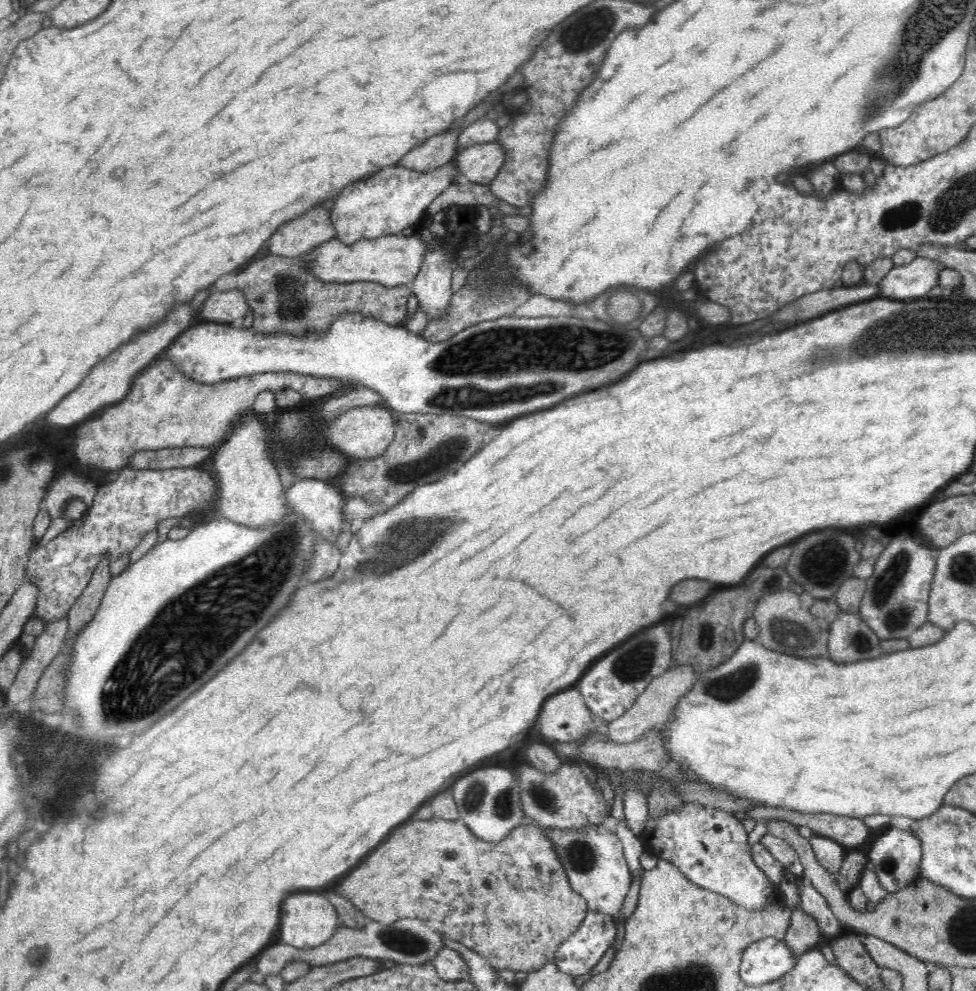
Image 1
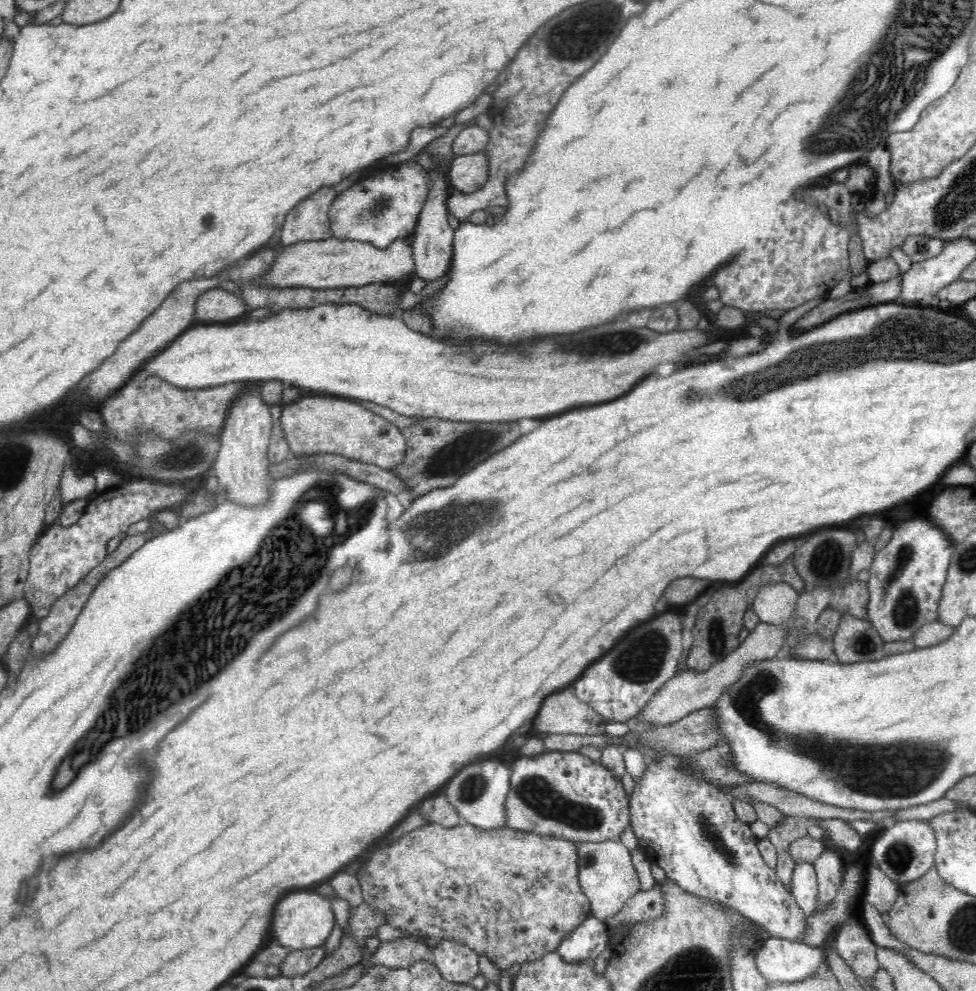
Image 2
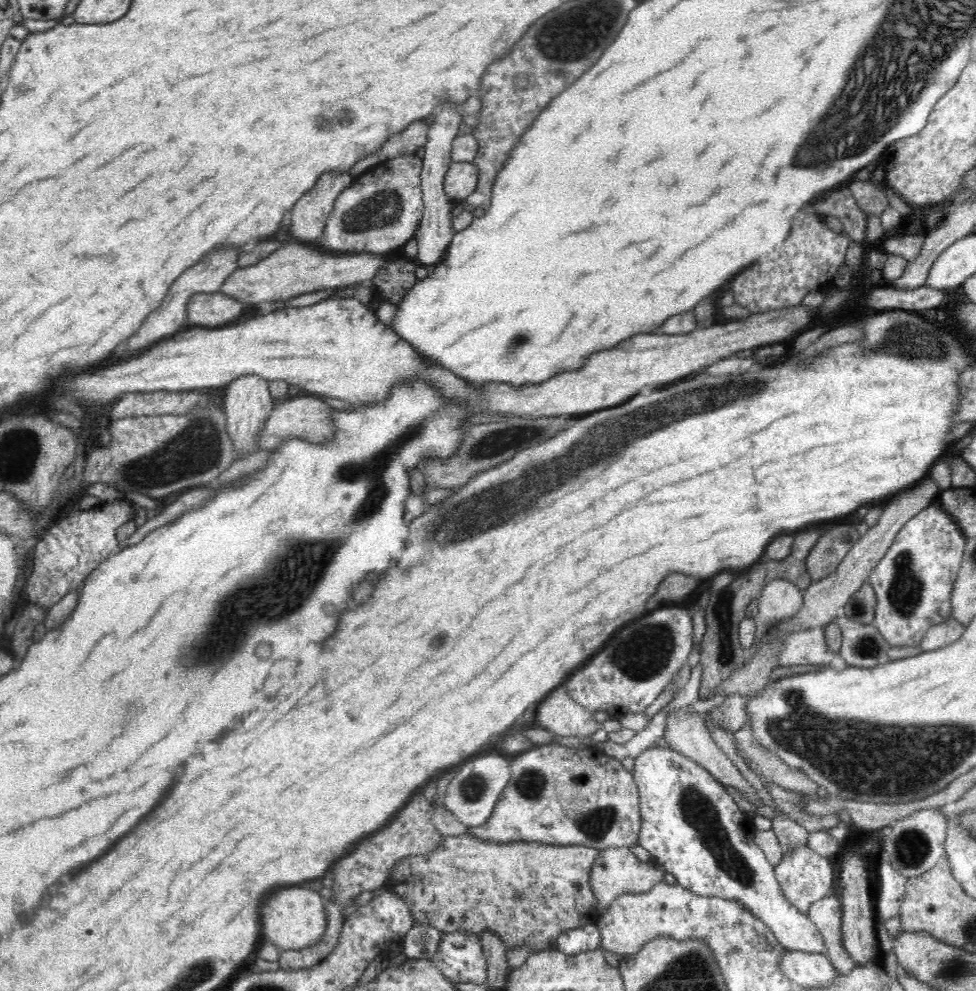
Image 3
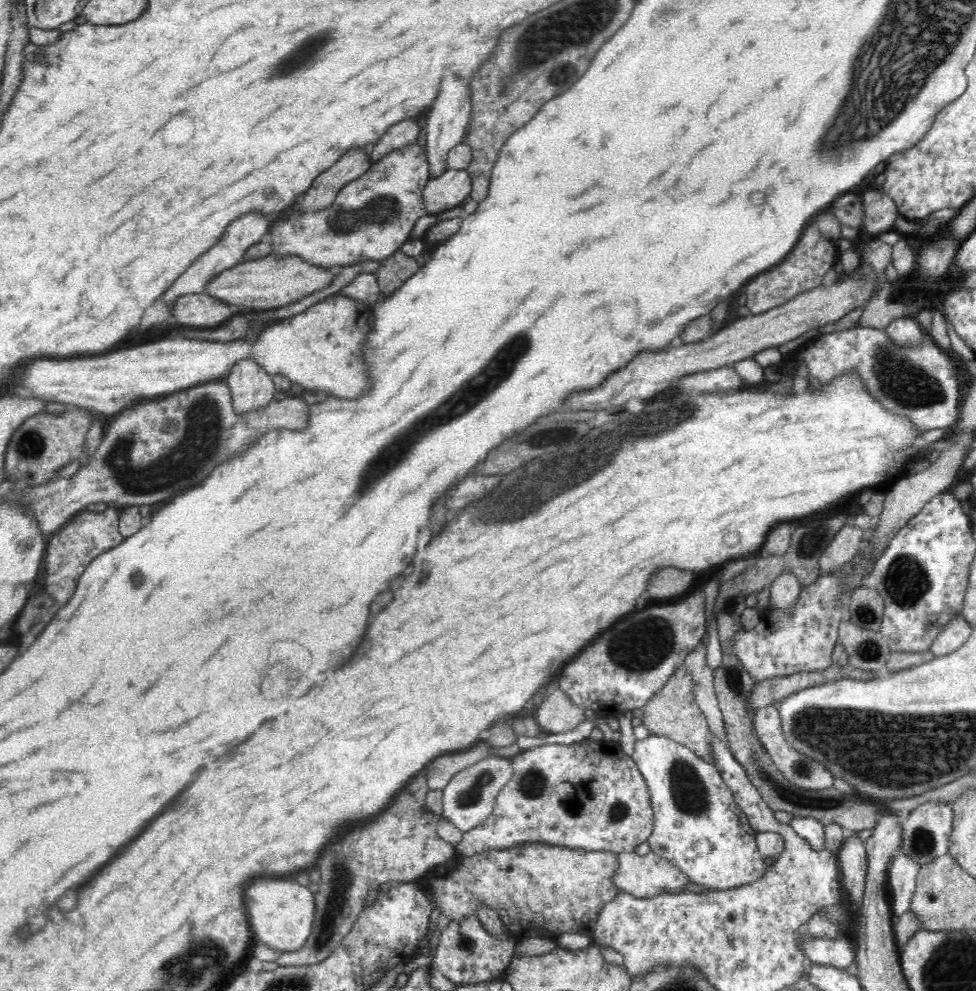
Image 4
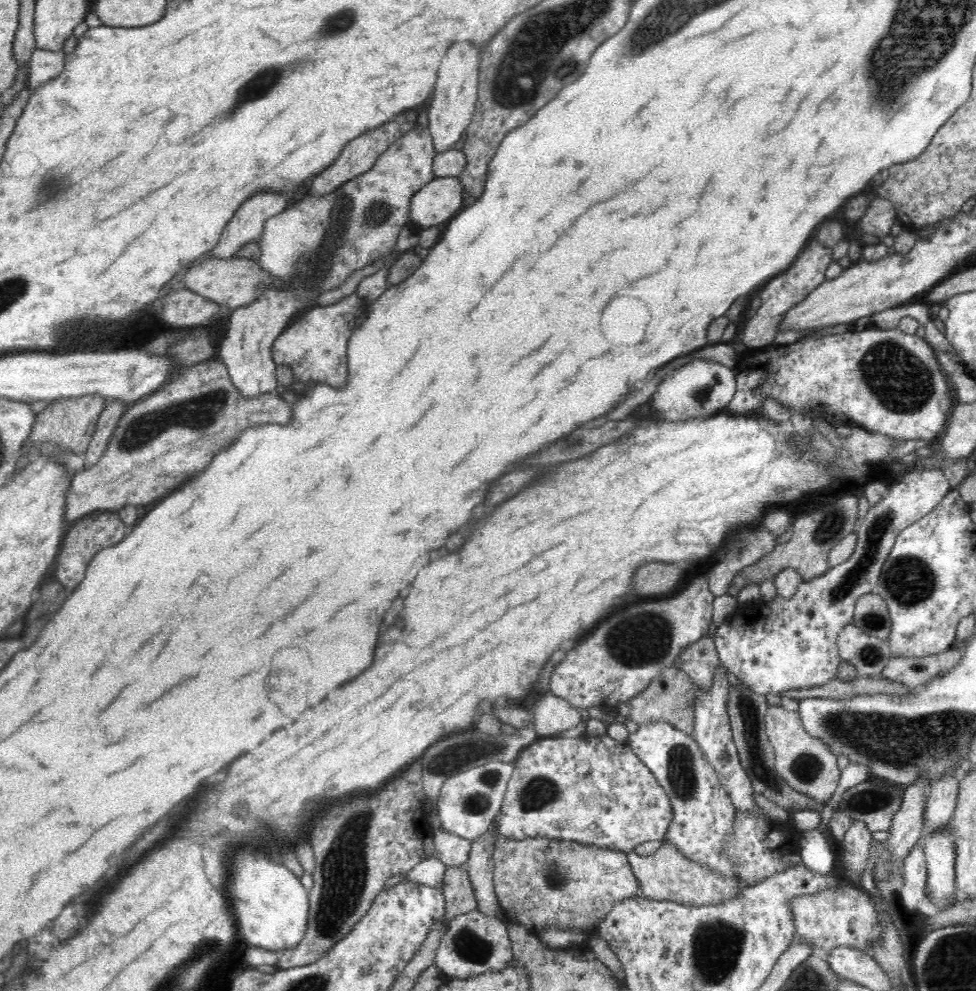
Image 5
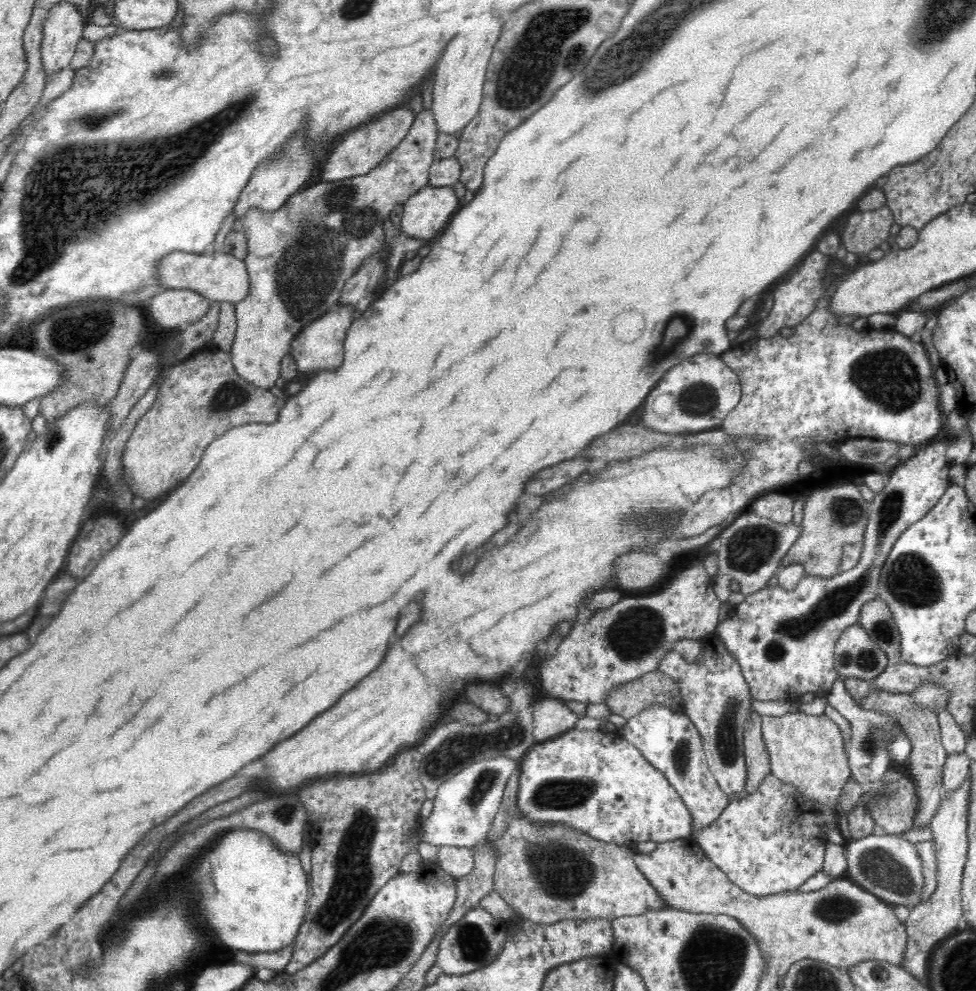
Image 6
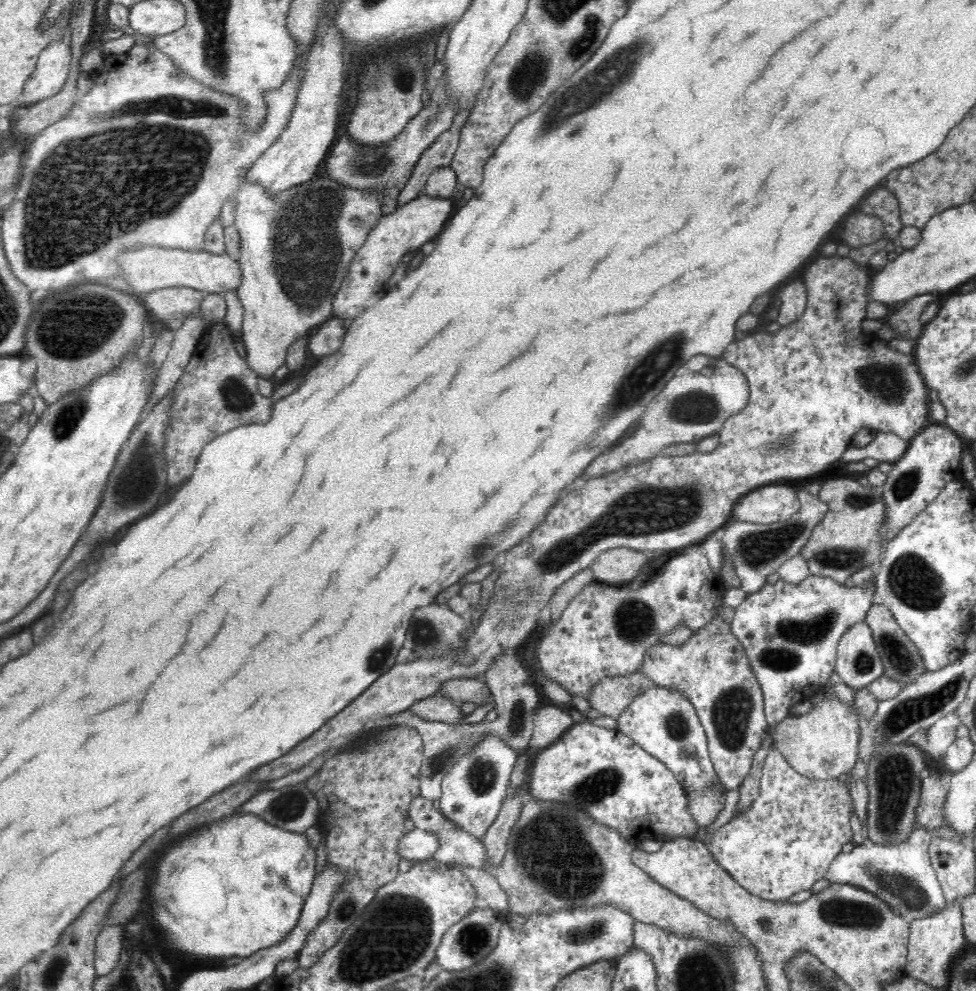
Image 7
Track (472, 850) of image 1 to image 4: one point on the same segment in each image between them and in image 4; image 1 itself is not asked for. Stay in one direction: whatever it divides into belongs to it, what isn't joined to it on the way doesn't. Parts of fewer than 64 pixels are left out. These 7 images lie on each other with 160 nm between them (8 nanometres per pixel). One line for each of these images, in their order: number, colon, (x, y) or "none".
2: (512, 896)
3: (529, 893)
4: (538, 890)

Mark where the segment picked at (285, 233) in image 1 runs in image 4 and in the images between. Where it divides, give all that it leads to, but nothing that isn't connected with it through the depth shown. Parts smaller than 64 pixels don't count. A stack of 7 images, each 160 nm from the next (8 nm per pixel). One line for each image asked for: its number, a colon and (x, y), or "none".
2: (310, 221)
3: (308, 218)
4: (324, 190)

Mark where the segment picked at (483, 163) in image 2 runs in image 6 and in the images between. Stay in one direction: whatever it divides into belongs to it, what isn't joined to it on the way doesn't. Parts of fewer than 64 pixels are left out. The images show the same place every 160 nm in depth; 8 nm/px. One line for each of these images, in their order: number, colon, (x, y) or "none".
3: (461, 179)
4: (450, 188)
5: (441, 199)
6: (428, 211)

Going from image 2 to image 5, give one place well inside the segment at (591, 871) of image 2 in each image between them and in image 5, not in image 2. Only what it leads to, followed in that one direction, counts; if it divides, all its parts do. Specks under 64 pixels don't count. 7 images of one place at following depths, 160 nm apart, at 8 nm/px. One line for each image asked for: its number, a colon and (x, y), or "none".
3: (616, 872)
4: (642, 876)
5: (665, 875)

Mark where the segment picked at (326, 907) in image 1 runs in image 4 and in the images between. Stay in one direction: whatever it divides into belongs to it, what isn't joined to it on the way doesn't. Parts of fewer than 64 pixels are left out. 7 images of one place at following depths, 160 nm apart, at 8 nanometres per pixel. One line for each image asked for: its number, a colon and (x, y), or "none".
2: (302, 920)
3: (293, 919)
4: (281, 913)

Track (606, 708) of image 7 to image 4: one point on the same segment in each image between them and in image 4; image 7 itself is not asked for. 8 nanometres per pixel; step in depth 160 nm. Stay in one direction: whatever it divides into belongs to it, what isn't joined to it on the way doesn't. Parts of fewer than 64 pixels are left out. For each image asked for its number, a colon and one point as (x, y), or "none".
4: (672, 712)
5: (671, 698)
6: (655, 687)

